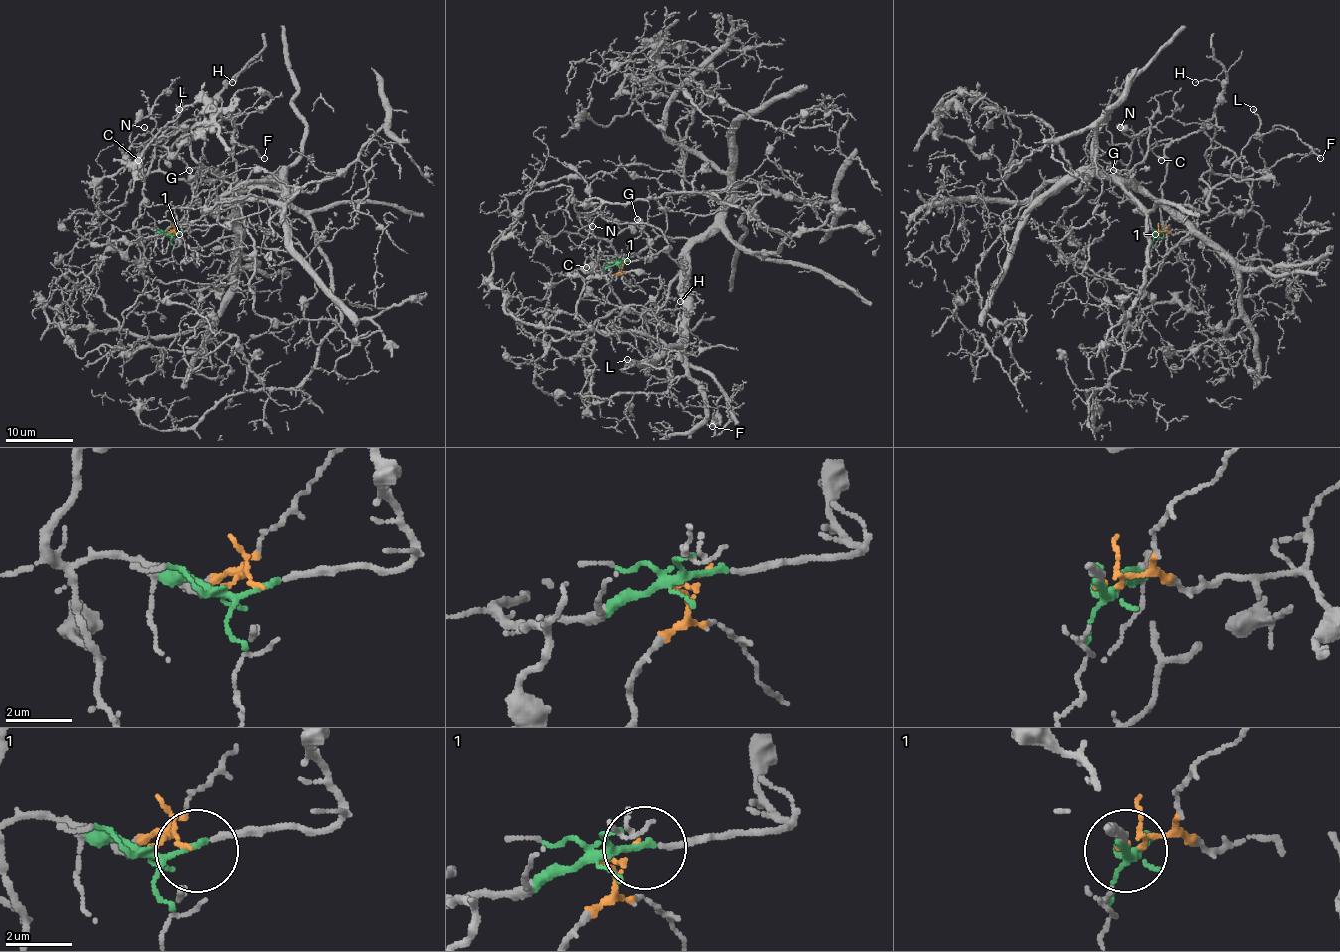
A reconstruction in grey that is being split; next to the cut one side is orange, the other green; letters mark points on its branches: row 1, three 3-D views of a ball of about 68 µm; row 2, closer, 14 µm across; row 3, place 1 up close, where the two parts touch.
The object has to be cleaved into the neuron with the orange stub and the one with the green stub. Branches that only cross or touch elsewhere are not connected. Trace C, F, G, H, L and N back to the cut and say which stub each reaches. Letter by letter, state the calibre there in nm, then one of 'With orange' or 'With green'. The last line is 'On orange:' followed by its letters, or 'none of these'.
C: Thickness 360 nm. With green
F: Thickness 150 nm. With orange
G: Thickness 150 nm. With green
H: Thickness 110 nm. With green
L: Thickness 160 nm. With orange
N: Thickness 100 nm. With orange
On orange: F, L, N

